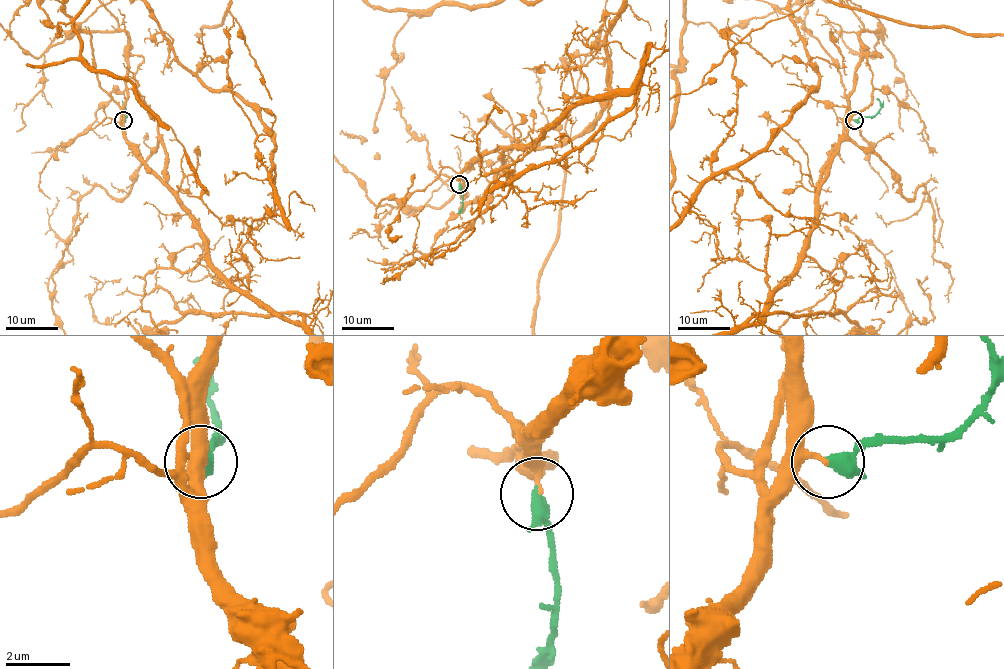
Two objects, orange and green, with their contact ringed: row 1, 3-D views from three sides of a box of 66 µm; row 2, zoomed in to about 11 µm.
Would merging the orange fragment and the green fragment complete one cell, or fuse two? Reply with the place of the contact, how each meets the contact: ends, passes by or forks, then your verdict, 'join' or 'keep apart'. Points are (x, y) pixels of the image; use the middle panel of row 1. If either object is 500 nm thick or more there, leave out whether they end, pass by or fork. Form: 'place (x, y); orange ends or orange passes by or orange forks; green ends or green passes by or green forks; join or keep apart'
place (459, 184); orange ends; green ends; keep apart

